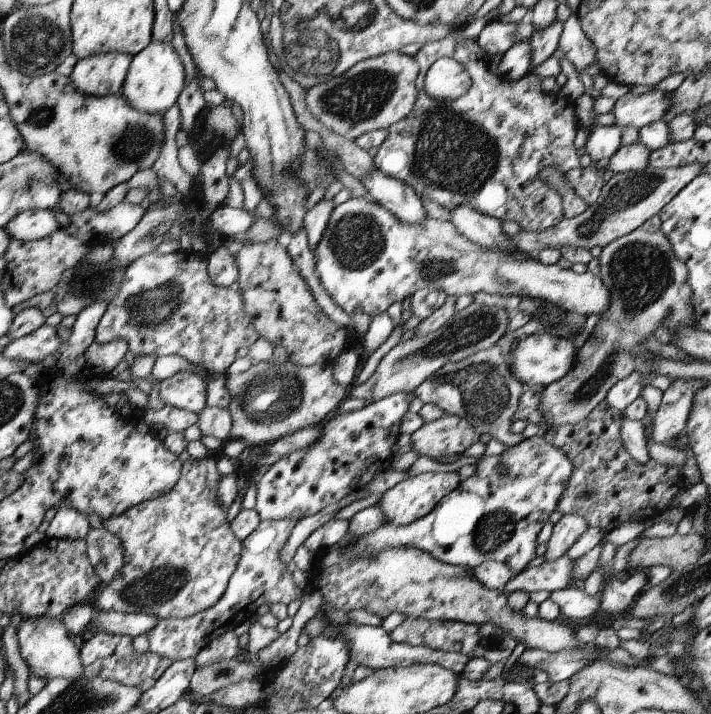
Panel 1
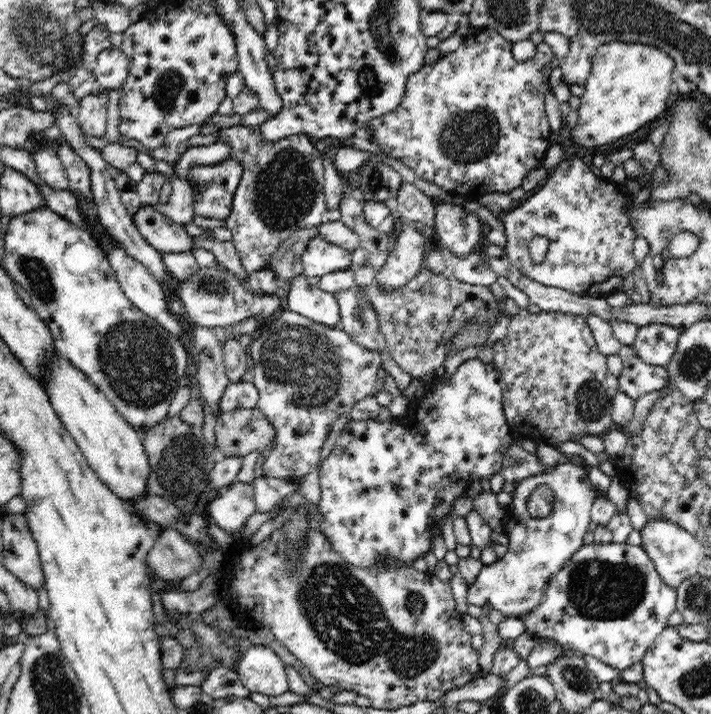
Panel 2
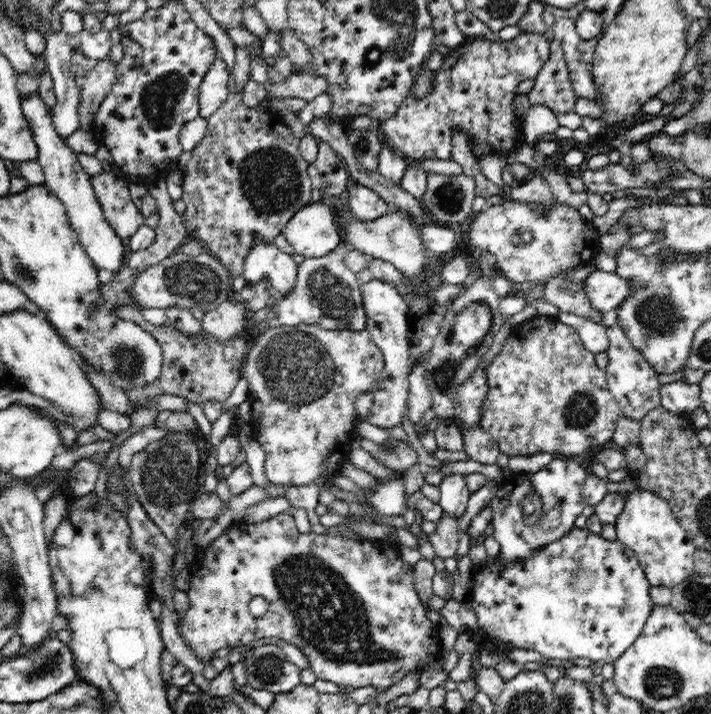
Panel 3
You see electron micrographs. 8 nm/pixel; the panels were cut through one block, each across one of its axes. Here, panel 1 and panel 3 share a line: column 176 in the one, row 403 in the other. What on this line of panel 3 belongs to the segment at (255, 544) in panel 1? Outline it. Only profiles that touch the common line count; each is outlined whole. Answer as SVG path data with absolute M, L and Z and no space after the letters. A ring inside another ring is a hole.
M610 326L608 328L608 340L610 340L610 346L606 350L606 354L610 358L610 362L606 366L608 388L610 388L612 396L616 398L622 414L626 418L632 418L632 420L640 422L652 410L656 410L658 406L662 406L662 396L660 396L662 384L658 382L658 372L644 358L644 354L638 352L638 348L634 348L634 344L624 334L622 326Z

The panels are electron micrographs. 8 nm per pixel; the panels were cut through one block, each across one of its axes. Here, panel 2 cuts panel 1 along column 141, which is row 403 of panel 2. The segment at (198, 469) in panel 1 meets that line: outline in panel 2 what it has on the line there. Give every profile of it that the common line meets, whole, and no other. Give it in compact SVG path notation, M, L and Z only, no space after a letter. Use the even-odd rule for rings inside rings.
M526 308L512 314L512 322L508 326L508 336L494 344L494 366L498 368L504 382L504 416L510 428L510 436L514 442L522 438L532 438L534 442L546 444L554 450L560 444L580 444L584 436L602 438L608 432L618 430L612 420L614 396L620 392L620 384L616 374L608 370L606 354L600 352L590 328L580 314L562 314L562 312L538 312L530 314Z

